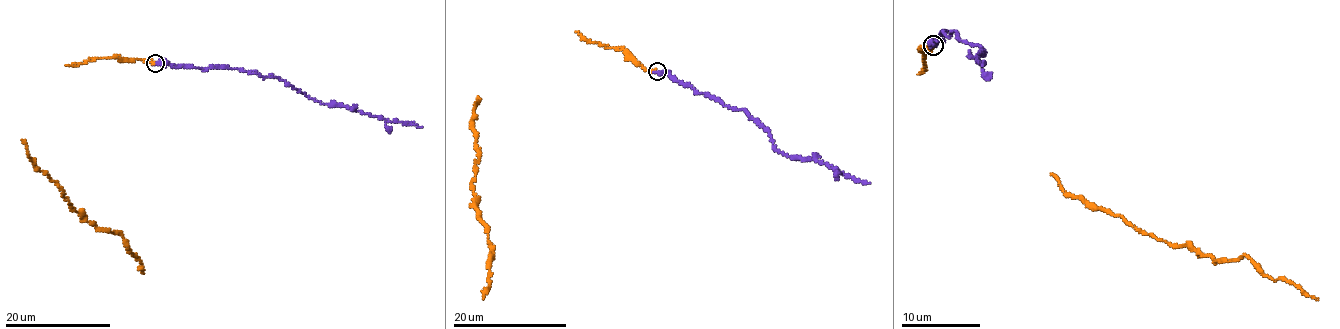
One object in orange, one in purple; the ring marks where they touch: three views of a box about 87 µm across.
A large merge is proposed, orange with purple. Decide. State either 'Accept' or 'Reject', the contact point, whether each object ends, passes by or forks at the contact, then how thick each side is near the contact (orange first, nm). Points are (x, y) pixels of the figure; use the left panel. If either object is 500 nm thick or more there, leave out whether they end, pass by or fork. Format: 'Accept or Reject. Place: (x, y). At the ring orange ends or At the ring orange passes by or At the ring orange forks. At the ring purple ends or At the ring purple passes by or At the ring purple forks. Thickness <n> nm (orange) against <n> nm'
Accept. Place: (155, 63). At the ring orange ends. At the ring purple ends. Thickness 200 nm (orange) against 360 nm

